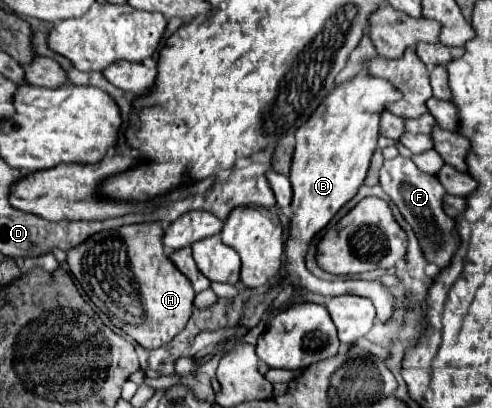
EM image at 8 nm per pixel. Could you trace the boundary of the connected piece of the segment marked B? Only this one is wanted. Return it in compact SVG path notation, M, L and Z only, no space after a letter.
M355 75L353 79L337 85L317 107L317 113L313 113L313 117L309 117L309 121L297 129L297 145L289 175L293 185L293 219L285 243L283 271L286 275L297 274L298 286L306 291L332 297L363 295L371 299L377 309L377 323L387 323L395 311L395 297L387 287L383 287L379 281L365 279L318 279L305 269L305 253L313 235L321 231L349 199L355 197L357 189L365 181L371 155L377 149L381 113L387 109L387 103L399 99L399 89L385 79L371 75Z

